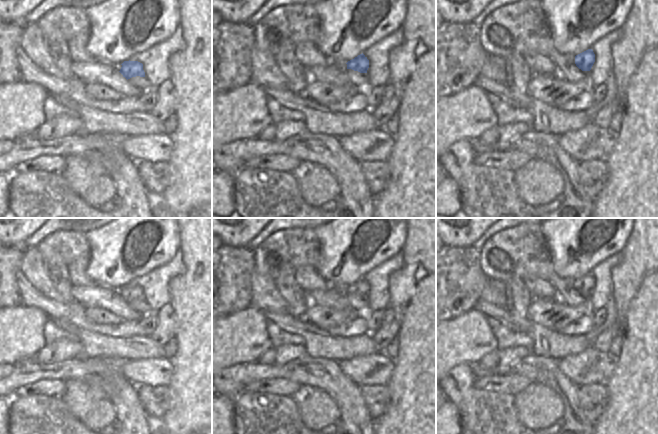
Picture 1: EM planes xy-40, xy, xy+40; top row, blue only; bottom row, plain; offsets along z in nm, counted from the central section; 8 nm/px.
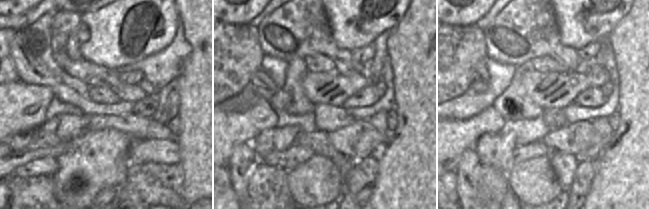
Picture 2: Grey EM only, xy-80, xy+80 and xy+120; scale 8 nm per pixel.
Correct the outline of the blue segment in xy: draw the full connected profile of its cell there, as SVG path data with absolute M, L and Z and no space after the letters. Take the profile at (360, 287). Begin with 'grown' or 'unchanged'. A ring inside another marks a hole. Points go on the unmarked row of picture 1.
unchanged; M363 277L348 285L346 288L347 293L352 293L360 297L367 297L367 294L369 292L369 284Z

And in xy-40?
unchanged; M124 285L122 288L122 291L120 293L120 297L125 301L127 304L140 300L145 301L145 296L143 294L143 288L138 285Z

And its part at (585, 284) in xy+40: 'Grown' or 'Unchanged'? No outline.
Unchanged.

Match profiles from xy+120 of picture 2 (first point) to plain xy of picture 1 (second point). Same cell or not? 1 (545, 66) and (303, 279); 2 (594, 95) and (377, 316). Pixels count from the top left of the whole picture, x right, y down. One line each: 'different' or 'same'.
1: same
2: different

